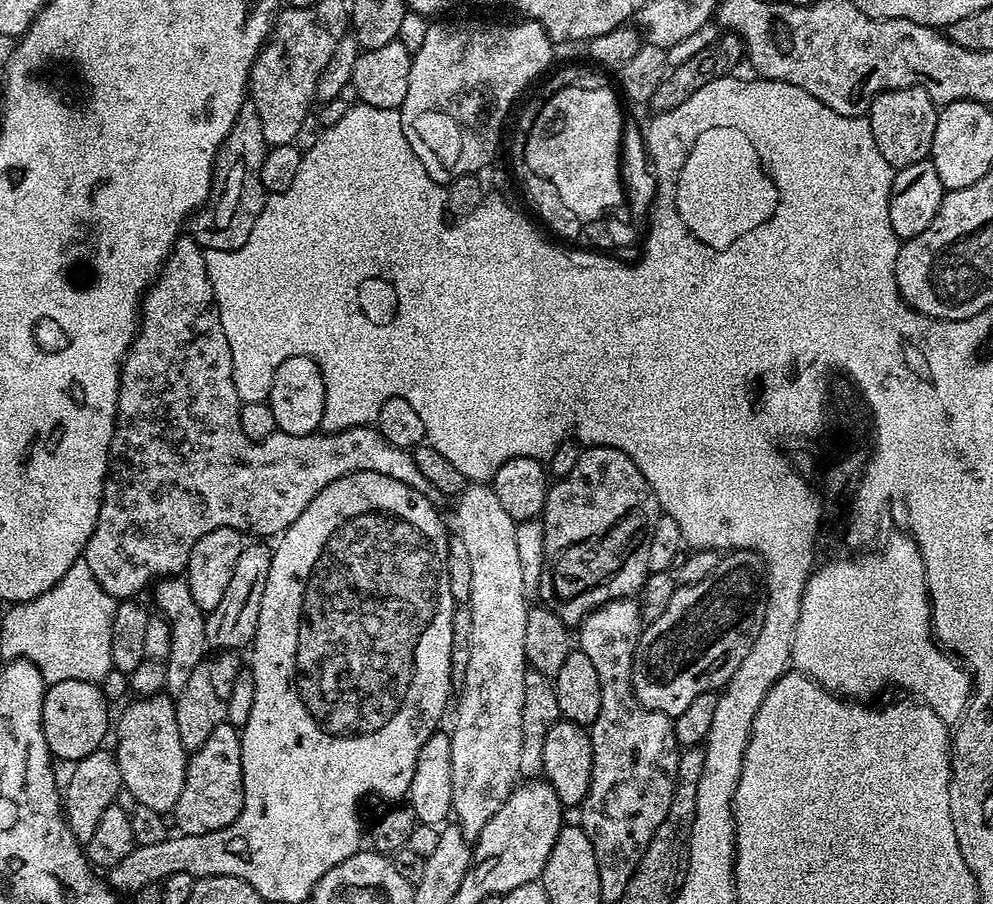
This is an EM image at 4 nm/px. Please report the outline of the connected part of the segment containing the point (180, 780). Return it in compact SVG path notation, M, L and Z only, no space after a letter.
M168 694L141 696L133 701L125 706L120 721L114 724L114 755L122 774L123 791L129 792L136 804L168 814L175 809L178 794L184 789L189 758L178 734L176 702Z

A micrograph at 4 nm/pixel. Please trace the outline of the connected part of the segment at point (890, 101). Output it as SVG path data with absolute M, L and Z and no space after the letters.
M895 88L889 92L879 92L872 100L866 113L866 119L870 122L870 130L874 134L874 142L878 142L878 151L882 158L894 170L914 166L914 162L922 162L929 159L932 154L934 142L934 126L938 115L938 105L932 101L930 94L921 88Z

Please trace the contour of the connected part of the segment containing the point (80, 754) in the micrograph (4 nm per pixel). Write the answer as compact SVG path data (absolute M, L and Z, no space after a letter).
M71 680L47 685L44 689L42 702L42 730L46 734L46 746L52 751L57 761L68 760L75 762L86 758L90 753L97 751L104 740L104 735L109 735L110 720L108 724L108 704L104 701L104 692L99 683L91 684L85 680Z

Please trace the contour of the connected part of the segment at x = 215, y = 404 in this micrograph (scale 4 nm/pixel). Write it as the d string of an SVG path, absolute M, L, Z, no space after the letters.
M181 235L180 239L176 241L172 247L171 256L164 261L164 267L161 268L158 279L142 297L140 305L142 319L138 325L136 339L129 346L128 352L124 356L124 362L120 366L120 394L116 407L116 429L112 439L110 471L104 482L104 493L98 510L98 522L94 526L94 534L90 534L90 538L86 542L82 557L86 566L90 566L94 578L98 578L98 586L102 586L104 593L115 598L117 602L139 597L141 595L139 592L143 588L151 589L153 585L165 578L179 577L187 569L190 550L194 550L194 542L198 542L198 538L202 538L202 534L210 534L210 530L233 528L242 534L253 532L256 535L253 537L256 538L279 537L290 525L298 522L298 514L302 514L306 510L306 506L310 506L310 502L314 502L314 498L327 484L350 472L386 474L414 490L418 490L423 496L432 498L437 495L434 486L430 486L430 482L426 482L426 478L422 478L422 474L418 470L418 462L414 462L411 451L407 448L390 446L390 442L386 442L386 438L382 438L382 434L374 426L360 424L357 428L347 428L341 432L317 430L305 436L286 434L277 430L265 440L251 440L246 438L246 434L242 434L241 403L234 390L230 342L226 342L226 330L222 330L222 318L216 305L214 290L210 286L204 254L205 249L201 248L199 242L193 240L191 235Z

